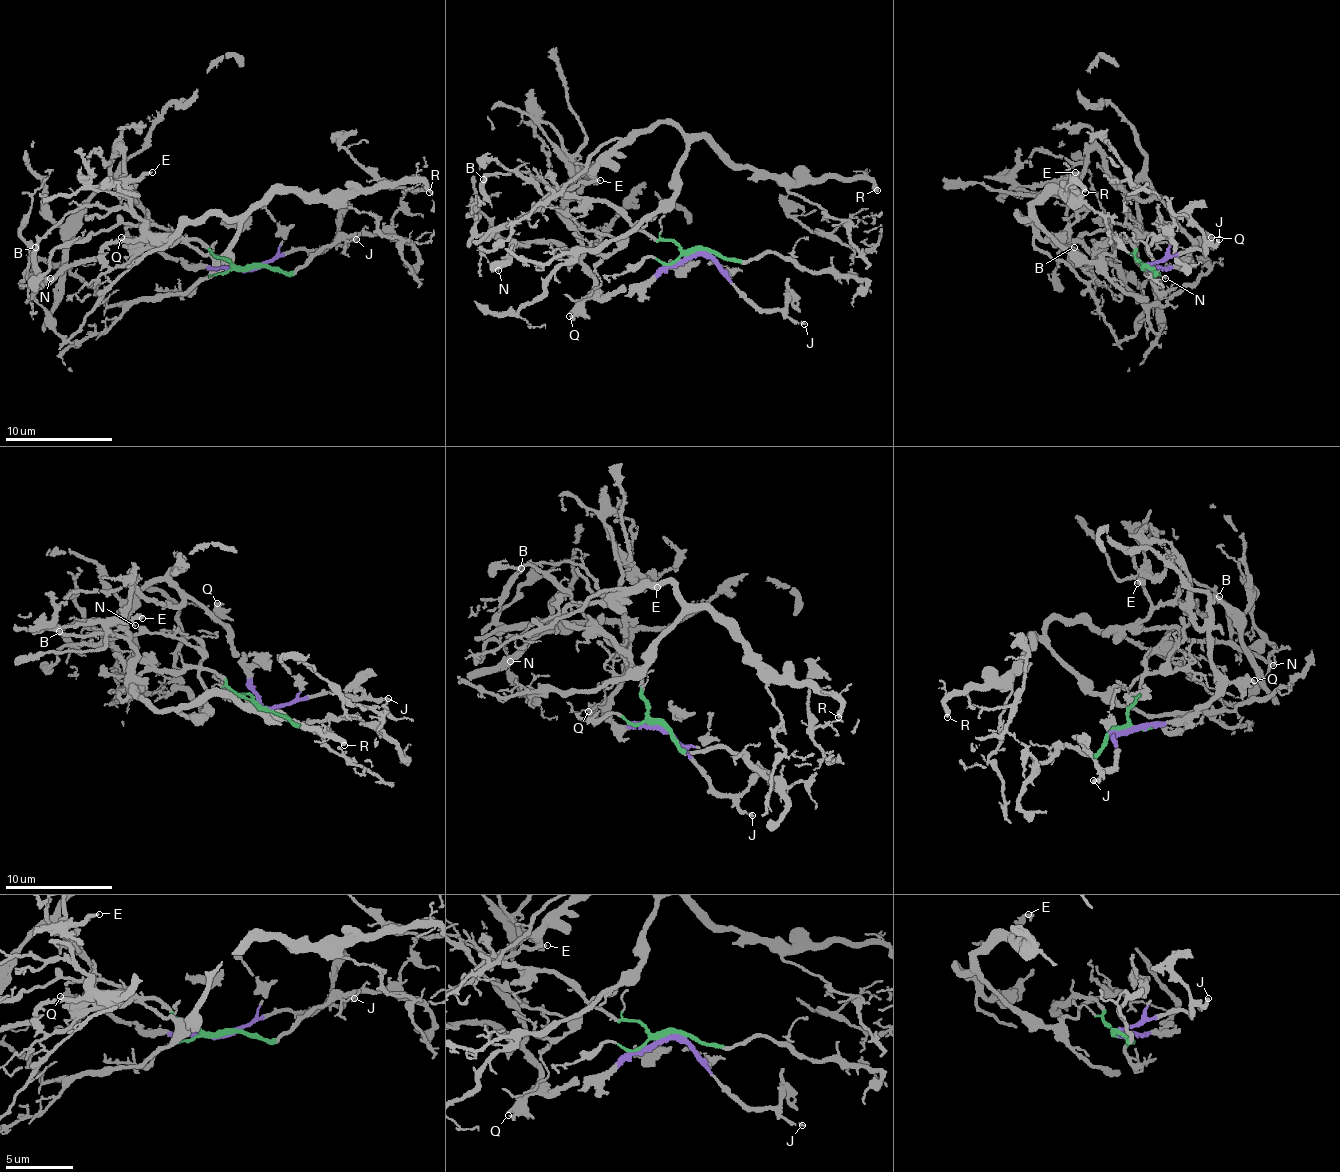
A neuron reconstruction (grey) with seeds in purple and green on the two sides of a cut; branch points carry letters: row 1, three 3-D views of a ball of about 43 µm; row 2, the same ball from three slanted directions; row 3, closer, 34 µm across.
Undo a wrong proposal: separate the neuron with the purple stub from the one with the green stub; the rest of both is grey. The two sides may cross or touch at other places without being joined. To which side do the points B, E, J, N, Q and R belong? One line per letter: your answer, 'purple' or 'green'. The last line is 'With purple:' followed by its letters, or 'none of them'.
B: green
E: purple
J: purple
N: green
Q: purple
R: green
With purple: E, J, Q

